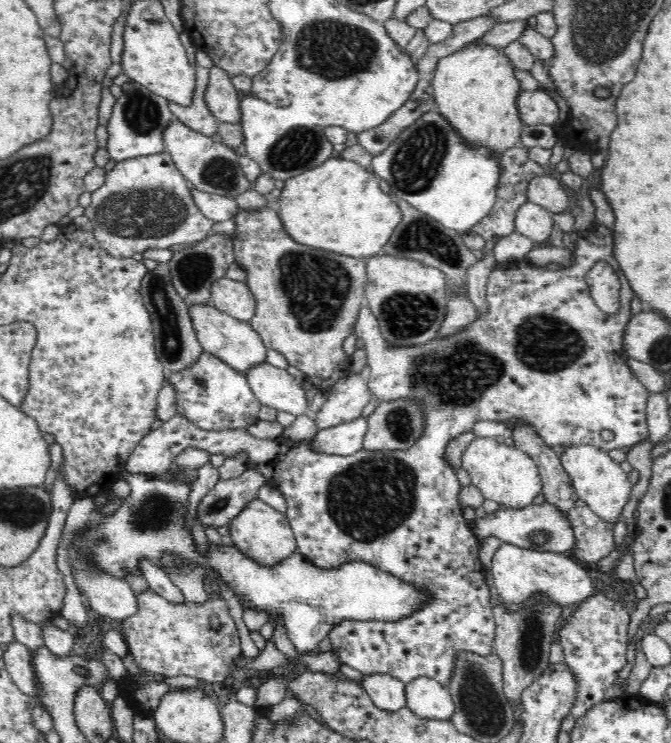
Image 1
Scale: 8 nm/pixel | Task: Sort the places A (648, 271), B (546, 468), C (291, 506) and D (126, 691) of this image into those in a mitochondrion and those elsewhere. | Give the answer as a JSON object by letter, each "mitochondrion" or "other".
{"A":"other","B":"other","C":"other","D":"other"}

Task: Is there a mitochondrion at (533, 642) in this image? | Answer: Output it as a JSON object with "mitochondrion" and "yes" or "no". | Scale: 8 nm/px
{"mitochondrion":"yes"}

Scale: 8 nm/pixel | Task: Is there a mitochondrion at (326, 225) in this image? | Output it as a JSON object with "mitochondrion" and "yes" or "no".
{"mitochondrion":"no"}

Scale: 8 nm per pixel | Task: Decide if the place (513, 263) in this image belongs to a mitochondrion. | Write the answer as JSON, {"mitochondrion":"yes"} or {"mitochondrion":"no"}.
{"mitochondrion":"no"}

